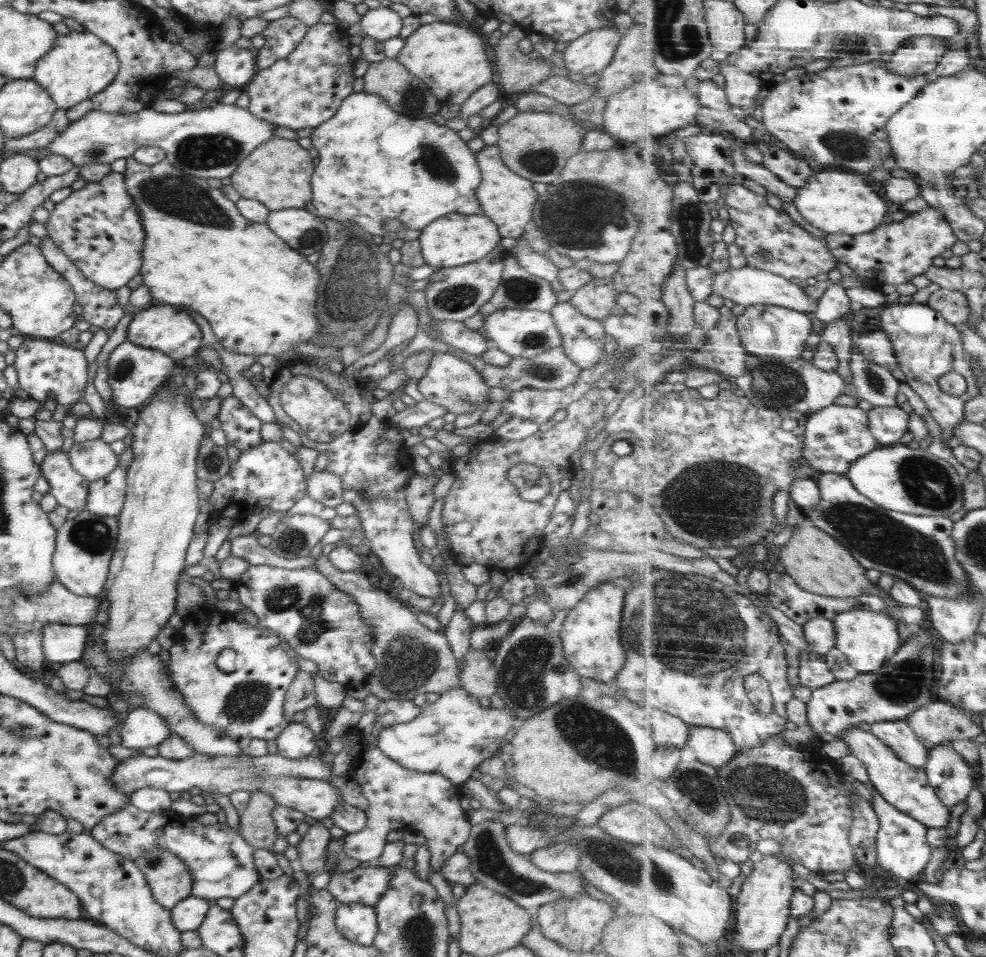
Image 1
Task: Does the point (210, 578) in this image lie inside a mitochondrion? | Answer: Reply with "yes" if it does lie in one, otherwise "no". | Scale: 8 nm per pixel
no

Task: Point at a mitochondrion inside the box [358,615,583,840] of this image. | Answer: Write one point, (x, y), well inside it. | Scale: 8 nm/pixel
(524, 663)

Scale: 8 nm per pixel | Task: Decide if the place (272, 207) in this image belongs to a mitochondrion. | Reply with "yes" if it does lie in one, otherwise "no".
no

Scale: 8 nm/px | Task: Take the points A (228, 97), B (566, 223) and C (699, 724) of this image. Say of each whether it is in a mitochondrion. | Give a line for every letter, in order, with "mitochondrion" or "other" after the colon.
A: other
B: mitochondrion
C: other

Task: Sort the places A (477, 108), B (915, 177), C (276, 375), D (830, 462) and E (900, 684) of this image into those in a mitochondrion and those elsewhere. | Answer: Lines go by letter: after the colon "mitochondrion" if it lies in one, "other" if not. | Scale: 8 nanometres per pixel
A: other
B: other
C: other
D: other
E: mitochondrion

